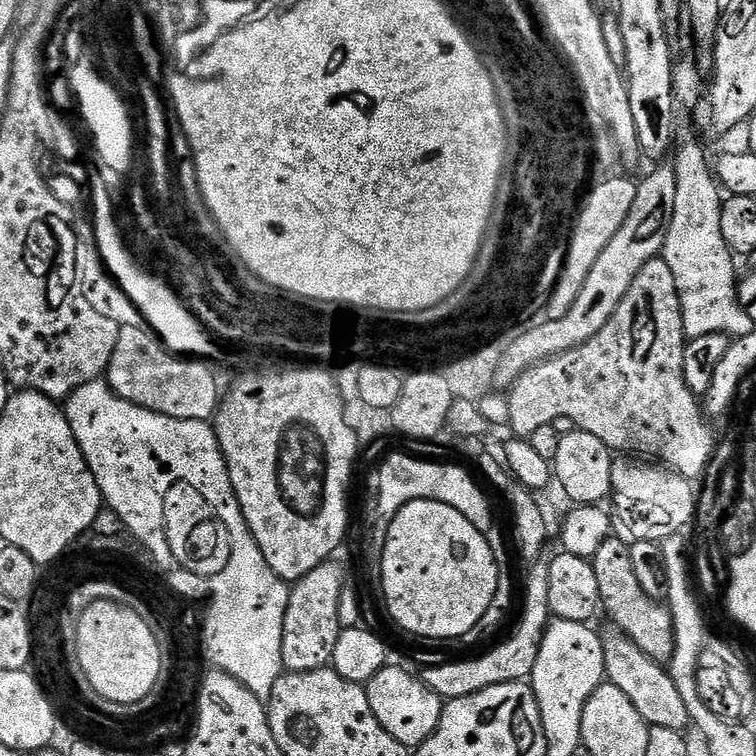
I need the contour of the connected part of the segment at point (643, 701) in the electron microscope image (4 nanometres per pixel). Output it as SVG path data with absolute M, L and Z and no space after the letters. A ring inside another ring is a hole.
M608 626L600 632L600 641L604 651L604 675L607 683L618 686L630 702L642 714L642 718L651 727L666 726L666 730L684 732L690 721L686 702L682 702L682 694L678 694L678 686L674 682L671 671L661 661L652 660L630 642L625 632L615 626Z

